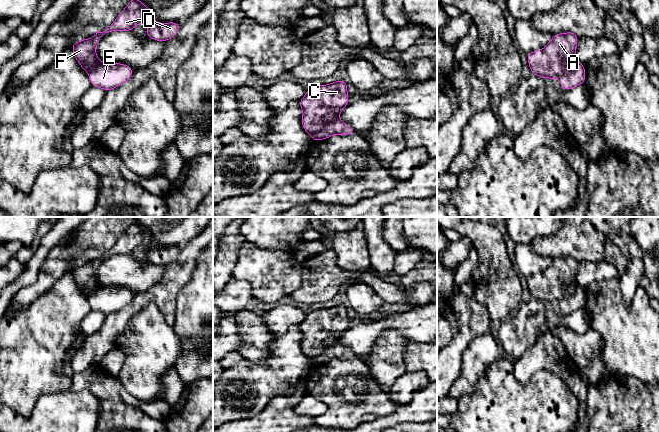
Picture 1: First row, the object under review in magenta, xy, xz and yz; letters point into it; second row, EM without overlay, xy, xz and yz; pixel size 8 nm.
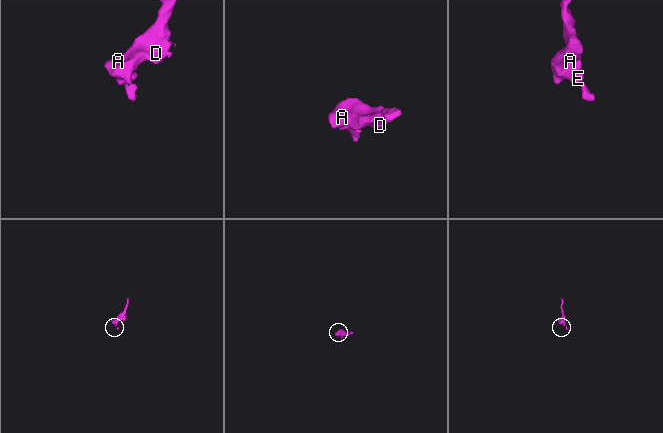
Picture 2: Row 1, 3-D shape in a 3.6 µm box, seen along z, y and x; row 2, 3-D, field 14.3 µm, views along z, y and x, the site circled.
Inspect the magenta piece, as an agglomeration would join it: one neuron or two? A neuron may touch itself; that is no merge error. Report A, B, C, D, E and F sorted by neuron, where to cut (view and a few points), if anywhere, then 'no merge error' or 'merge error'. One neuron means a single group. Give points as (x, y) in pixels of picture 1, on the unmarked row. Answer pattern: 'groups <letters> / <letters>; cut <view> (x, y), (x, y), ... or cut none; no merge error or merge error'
groups A B C D F / E; cut xz (337, 341), (311, 359); merge error

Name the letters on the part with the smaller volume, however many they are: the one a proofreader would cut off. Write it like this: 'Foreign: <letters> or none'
Foreign: E

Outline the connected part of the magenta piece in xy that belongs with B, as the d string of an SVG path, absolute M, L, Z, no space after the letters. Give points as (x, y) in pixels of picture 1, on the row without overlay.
M133 222L117 240L115 245L108 250L103 256L89 262L79 264L71 269L75 283L80 290L89 296L100 286L96 279L96 270L101 261L112 255L132 255L141 246L147 246L146 257L148 262L156 265L166 266L178 257L181 248L176 246L158 247L152 242L152 237L143 226Z

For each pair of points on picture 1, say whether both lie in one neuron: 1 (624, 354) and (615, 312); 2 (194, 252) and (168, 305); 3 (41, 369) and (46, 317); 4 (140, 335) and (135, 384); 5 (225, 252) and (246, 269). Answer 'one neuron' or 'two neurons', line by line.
1: one neuron
2: one neuron
3: one neuron
4: one neuron
5: two neurons

